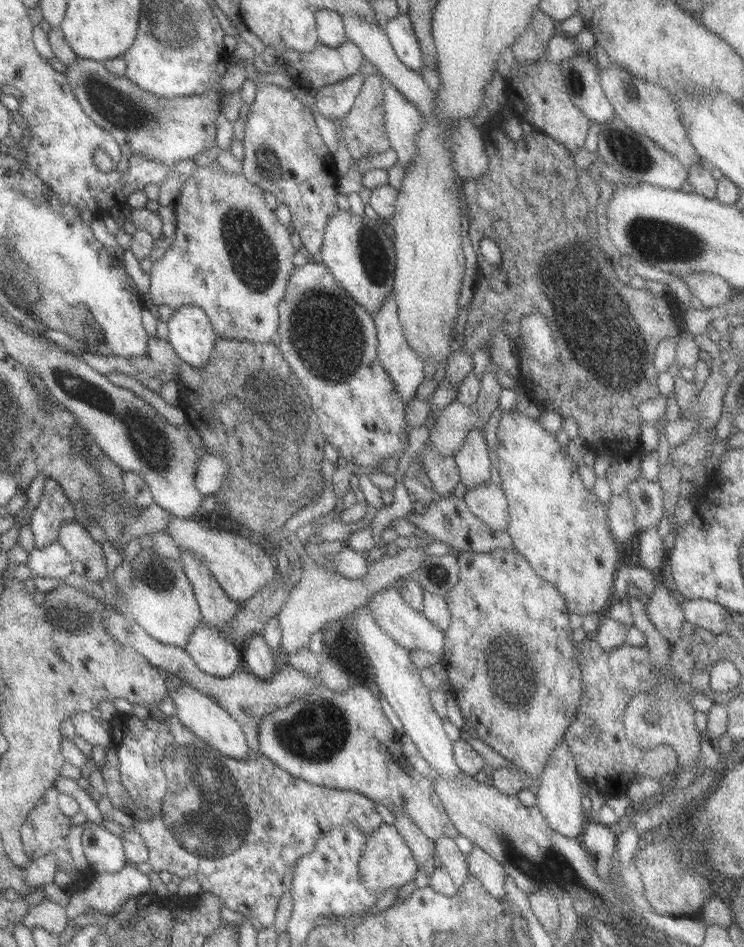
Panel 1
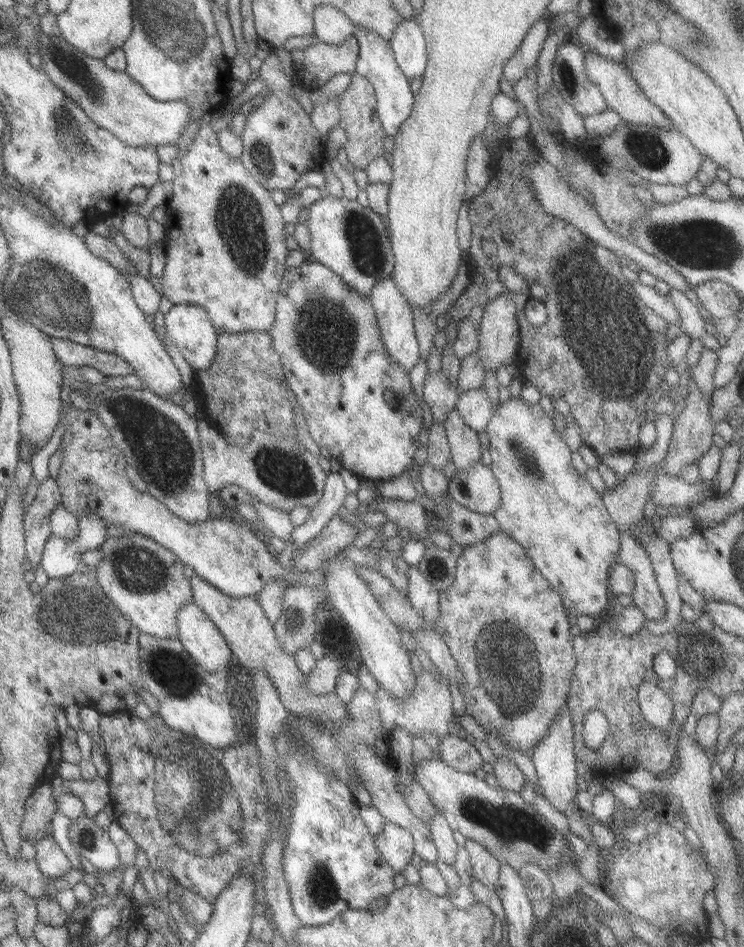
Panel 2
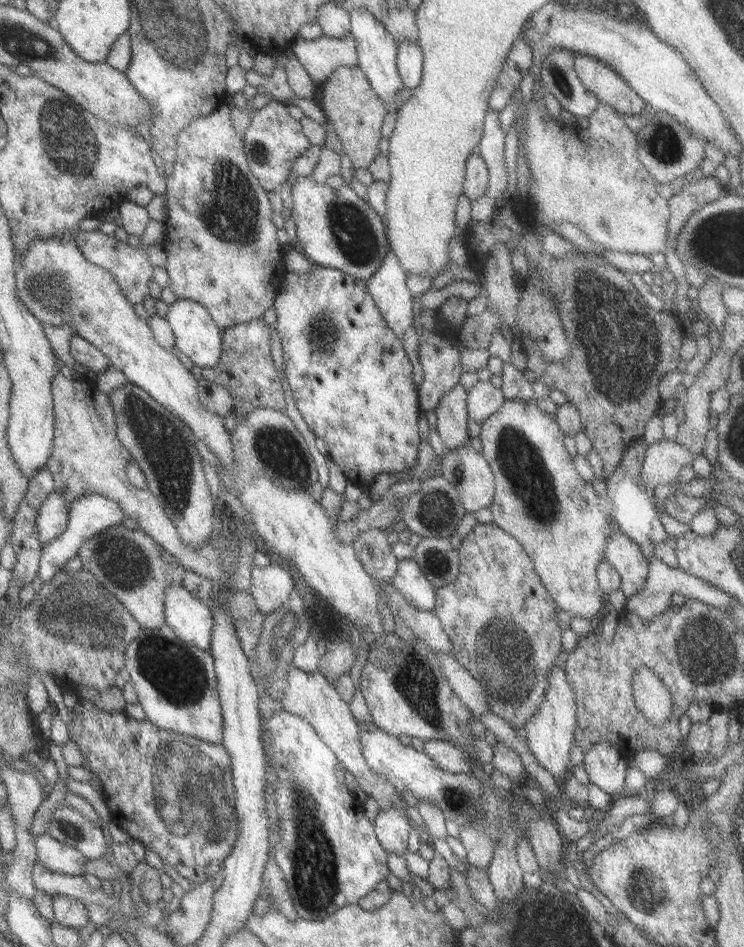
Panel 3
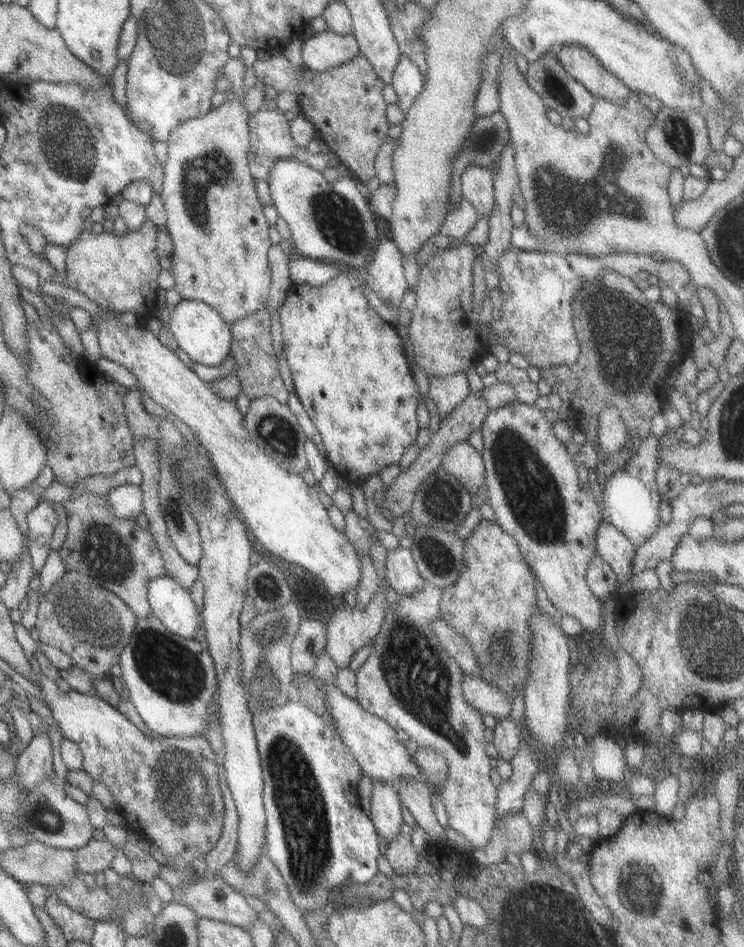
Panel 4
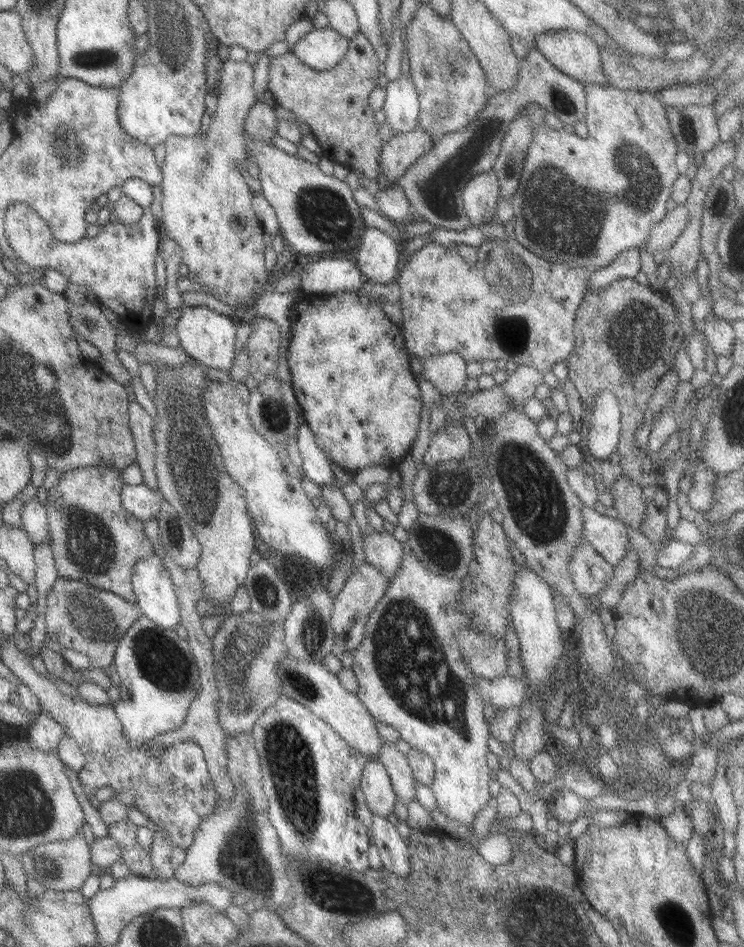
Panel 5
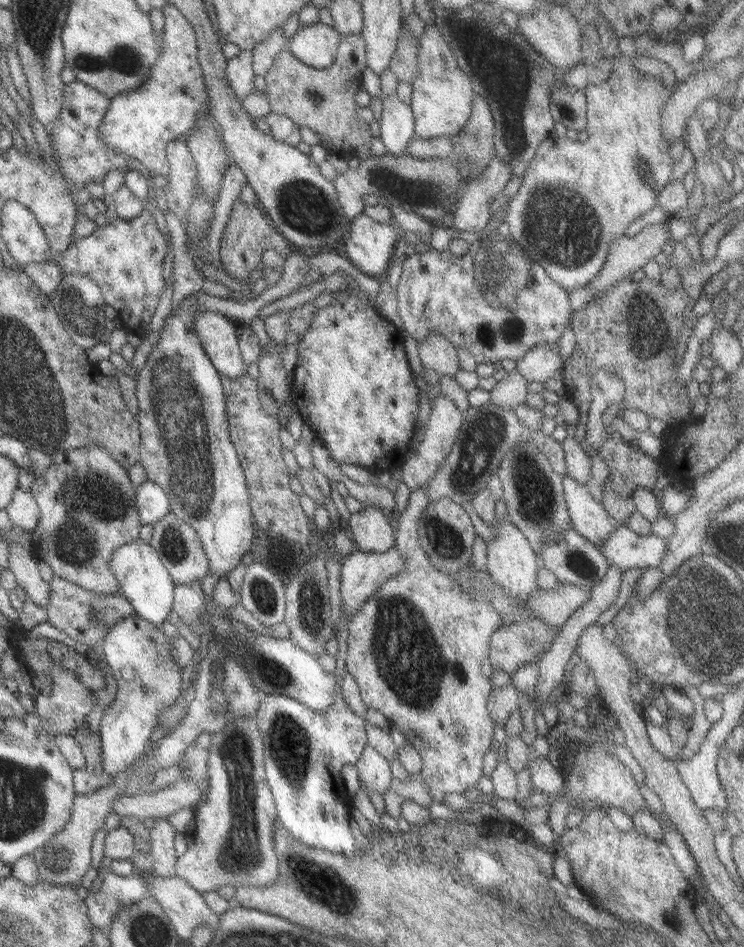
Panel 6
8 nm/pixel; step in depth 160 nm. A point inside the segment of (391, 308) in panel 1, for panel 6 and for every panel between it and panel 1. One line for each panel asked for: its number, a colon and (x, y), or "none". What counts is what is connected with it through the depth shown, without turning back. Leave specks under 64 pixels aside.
2: (394, 319)
3: (386, 286)
4: (384, 275)
5: (378, 258)
6: (369, 245)

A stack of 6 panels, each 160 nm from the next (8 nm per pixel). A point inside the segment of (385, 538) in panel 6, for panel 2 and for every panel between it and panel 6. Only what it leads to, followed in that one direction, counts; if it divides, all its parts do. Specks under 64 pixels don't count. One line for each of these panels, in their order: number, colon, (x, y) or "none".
2: (423, 596)
3: (409, 581)
4: (400, 571)
5: (383, 551)

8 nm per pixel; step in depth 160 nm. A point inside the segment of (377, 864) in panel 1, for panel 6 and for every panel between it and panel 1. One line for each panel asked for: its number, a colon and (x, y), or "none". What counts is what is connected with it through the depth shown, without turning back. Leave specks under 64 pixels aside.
2: (395, 846)
3: (391, 827)
4: (384, 807)
5: (375, 785)
6: (373, 772)

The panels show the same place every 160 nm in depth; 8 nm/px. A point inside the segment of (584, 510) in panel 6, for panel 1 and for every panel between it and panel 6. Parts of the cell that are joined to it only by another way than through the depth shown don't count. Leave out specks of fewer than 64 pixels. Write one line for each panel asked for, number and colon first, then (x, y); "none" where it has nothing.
1: (662, 610)
2: (646, 597)
3: (623, 554)
4: (614, 548)
5: (607, 536)

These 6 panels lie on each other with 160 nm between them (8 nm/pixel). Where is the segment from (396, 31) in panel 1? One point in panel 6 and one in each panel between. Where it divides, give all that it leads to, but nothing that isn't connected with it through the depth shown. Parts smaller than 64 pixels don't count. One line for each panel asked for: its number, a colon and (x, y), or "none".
2: (407, 44)
3: (408, 54)
4: (407, 80)
5: (400, 106)
6: (396, 124)

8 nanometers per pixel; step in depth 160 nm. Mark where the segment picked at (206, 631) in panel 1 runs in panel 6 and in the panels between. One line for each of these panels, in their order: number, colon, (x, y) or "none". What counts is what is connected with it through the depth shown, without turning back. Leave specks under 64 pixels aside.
2: (201, 640)
3: (190, 619)
4: (171, 604)
5: (155, 598)
6: (143, 581)

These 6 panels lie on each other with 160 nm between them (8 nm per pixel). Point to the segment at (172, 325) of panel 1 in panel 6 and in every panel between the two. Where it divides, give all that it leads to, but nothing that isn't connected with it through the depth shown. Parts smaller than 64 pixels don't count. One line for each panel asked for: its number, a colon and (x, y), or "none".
2: (187, 327)
3: (195, 335)
4: (198, 330)
5: (207, 337)
6: (217, 335)

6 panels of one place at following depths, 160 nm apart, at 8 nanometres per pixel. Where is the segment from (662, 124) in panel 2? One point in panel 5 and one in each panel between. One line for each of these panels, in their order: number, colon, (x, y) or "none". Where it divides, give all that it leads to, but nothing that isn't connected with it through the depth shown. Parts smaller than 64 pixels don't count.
3: (610, 89)
4: (579, 64)
5: (576, 55)

